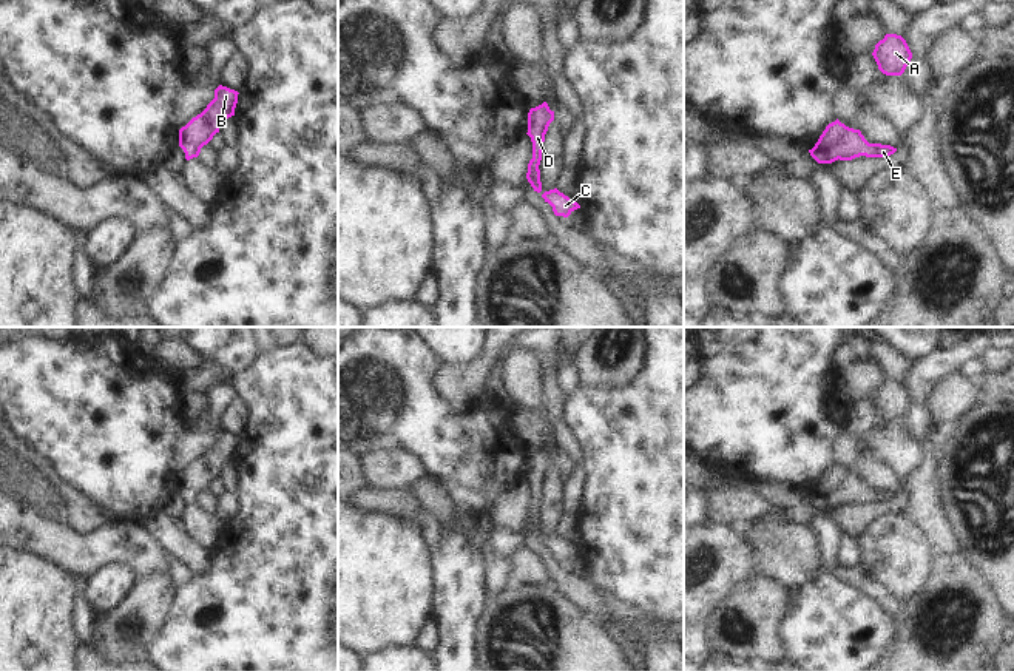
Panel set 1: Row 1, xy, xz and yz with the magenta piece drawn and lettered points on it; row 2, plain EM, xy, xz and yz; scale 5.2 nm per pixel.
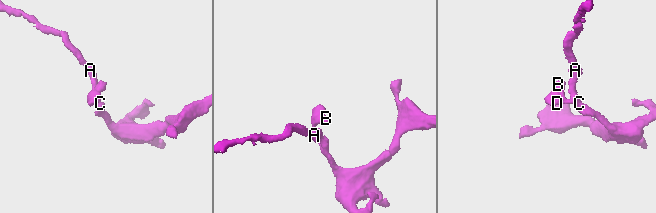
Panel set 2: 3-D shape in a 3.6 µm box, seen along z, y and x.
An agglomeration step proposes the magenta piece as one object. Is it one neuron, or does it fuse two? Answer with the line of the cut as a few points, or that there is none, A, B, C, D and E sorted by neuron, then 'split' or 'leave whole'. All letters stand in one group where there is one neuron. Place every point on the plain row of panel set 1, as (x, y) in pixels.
no cut; A B C D E; leave whole

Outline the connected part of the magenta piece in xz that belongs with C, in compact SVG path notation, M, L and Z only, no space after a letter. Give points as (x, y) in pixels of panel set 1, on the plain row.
M557 534L545 537L542 543L553 552L556 561L568 563L574 555L580 554L577 548L571 546Z

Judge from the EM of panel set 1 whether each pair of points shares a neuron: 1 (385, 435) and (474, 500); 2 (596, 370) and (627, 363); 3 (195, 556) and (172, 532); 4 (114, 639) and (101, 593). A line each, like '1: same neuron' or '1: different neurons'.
1: same neuron
2: same neuron
3: same neuron
4: different neurons

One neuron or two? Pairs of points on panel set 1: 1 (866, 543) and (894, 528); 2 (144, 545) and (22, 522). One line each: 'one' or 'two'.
1: one
2: one

